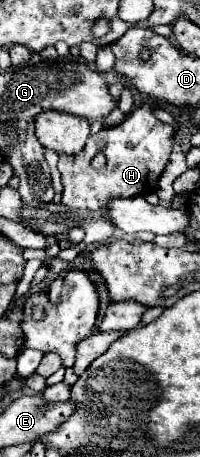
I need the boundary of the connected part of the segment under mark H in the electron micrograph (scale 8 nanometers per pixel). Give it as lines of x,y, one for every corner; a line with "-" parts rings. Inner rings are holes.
141,104
135,110
131,110
121,124
113,128
103,128
101,132
91,134
87,138
85,148
77,156
59,154
57,170
61,172
61,180
63,180
63,204
65,206
99,210
101,206
105,206
109,198
145,196
157,188
157,180
172,151
176,128
171,124
163,124
155,116
153,108
155,104
-
99,140
107,142
103,150
107,158
107,166
101,170
95,170
91,168
91,160
99,152
97,148

